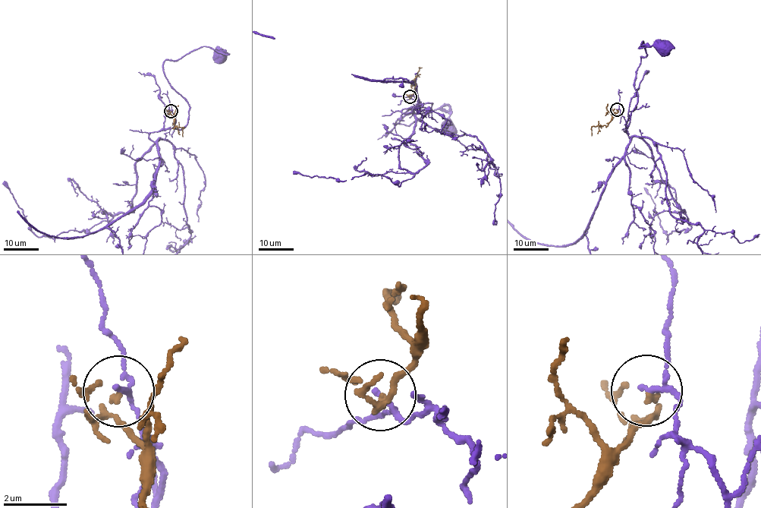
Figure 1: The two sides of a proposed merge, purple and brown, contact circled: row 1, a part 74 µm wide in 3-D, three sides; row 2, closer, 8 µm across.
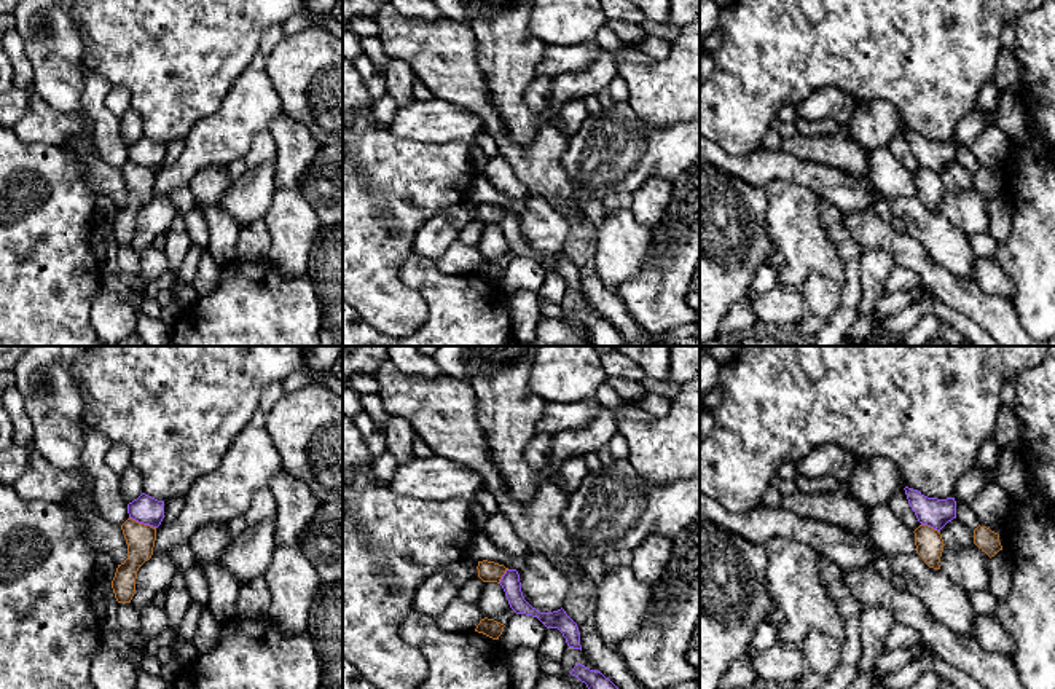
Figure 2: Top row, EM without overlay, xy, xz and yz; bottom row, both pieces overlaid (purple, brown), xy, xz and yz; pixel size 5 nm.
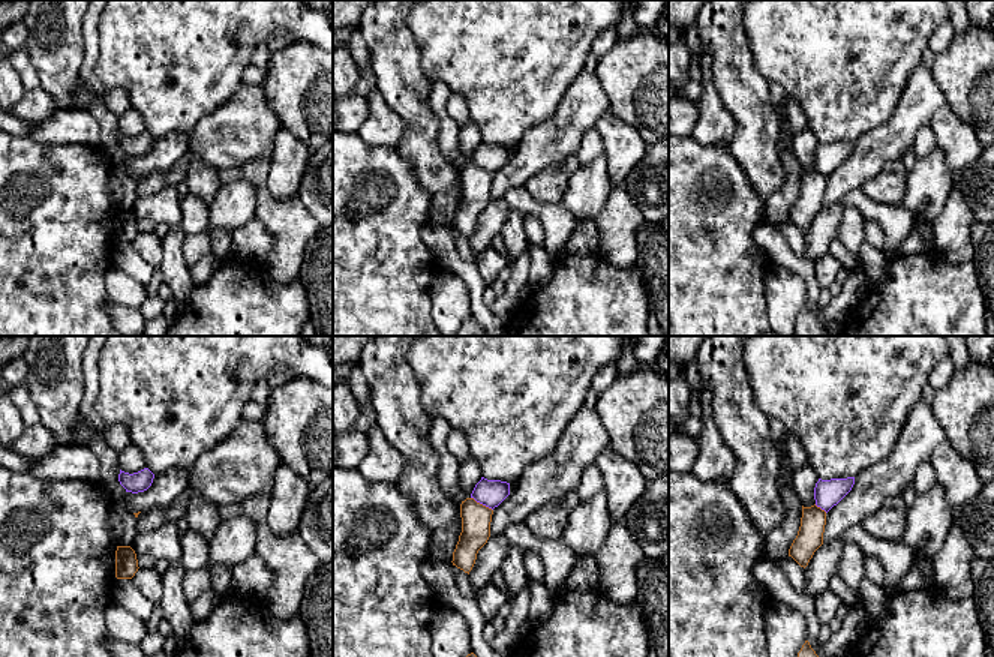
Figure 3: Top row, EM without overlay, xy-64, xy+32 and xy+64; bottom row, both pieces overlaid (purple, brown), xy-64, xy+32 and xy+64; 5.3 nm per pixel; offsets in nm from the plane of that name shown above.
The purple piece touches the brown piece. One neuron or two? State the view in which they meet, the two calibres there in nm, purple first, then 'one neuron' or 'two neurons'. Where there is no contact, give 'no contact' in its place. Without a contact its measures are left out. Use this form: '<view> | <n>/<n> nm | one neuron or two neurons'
xy | 140/150 nm | two neurons

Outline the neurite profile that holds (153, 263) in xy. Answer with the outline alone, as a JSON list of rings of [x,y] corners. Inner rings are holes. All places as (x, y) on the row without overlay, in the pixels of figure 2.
[[[155,246],[145,247],[140,254],[140,271],[147,284],[156,281],[169,271],[169,263],[163,250]]]

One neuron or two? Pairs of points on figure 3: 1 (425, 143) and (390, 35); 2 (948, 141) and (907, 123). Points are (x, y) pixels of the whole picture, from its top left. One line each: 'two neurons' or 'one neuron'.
1: one neuron
2: two neurons

